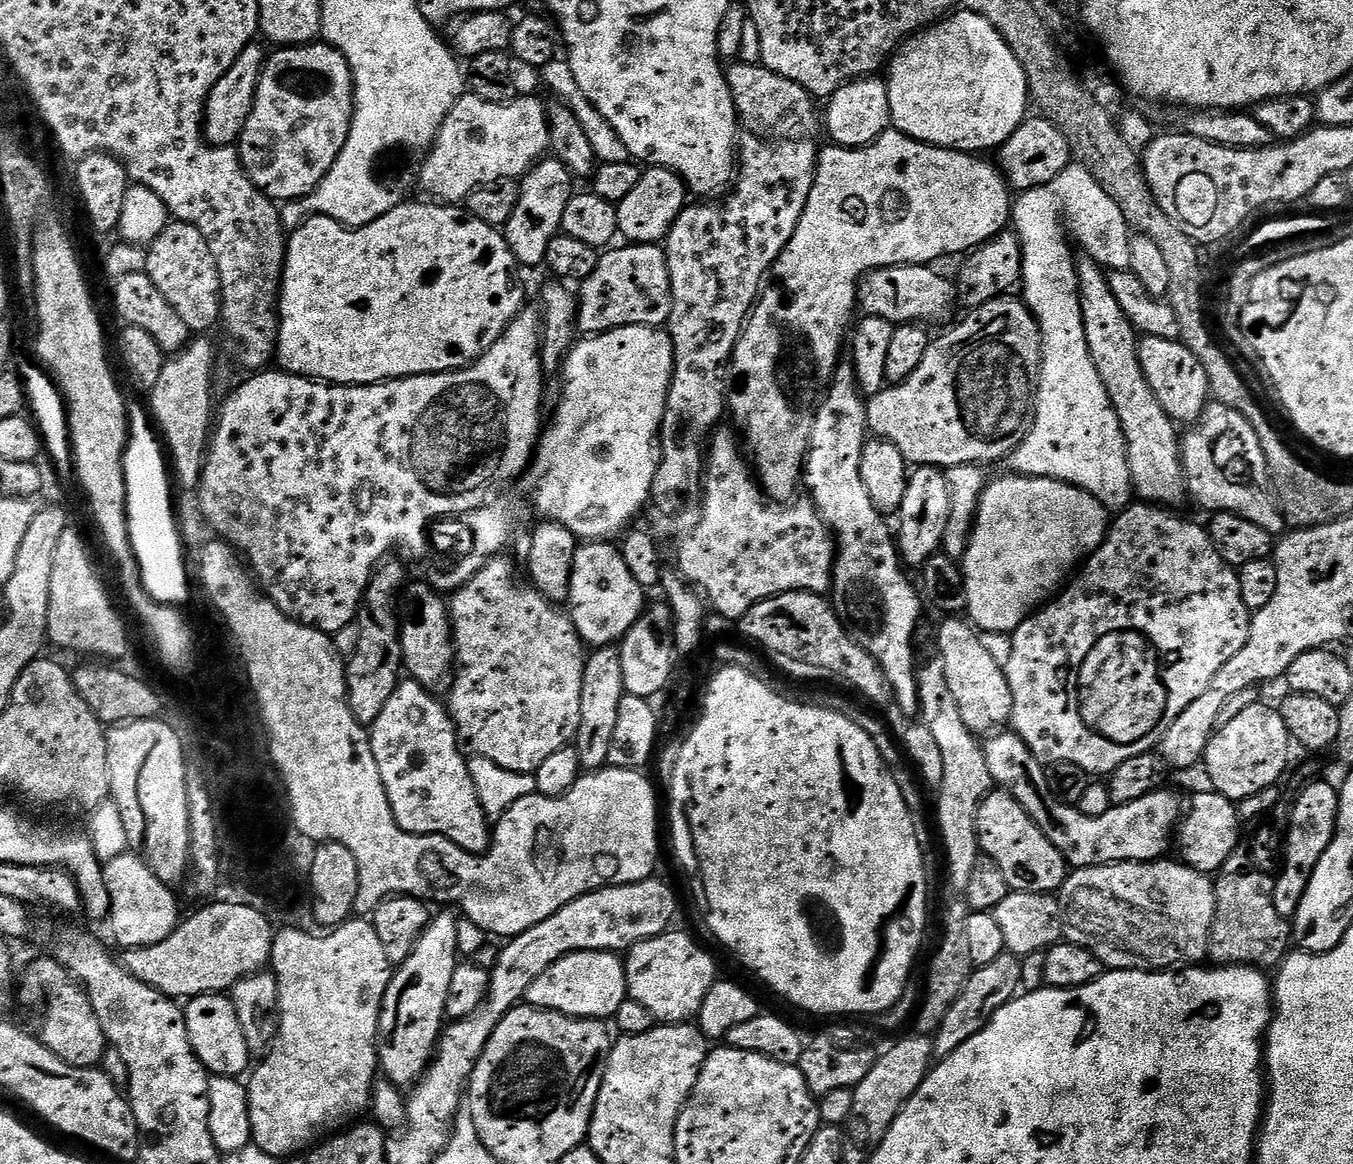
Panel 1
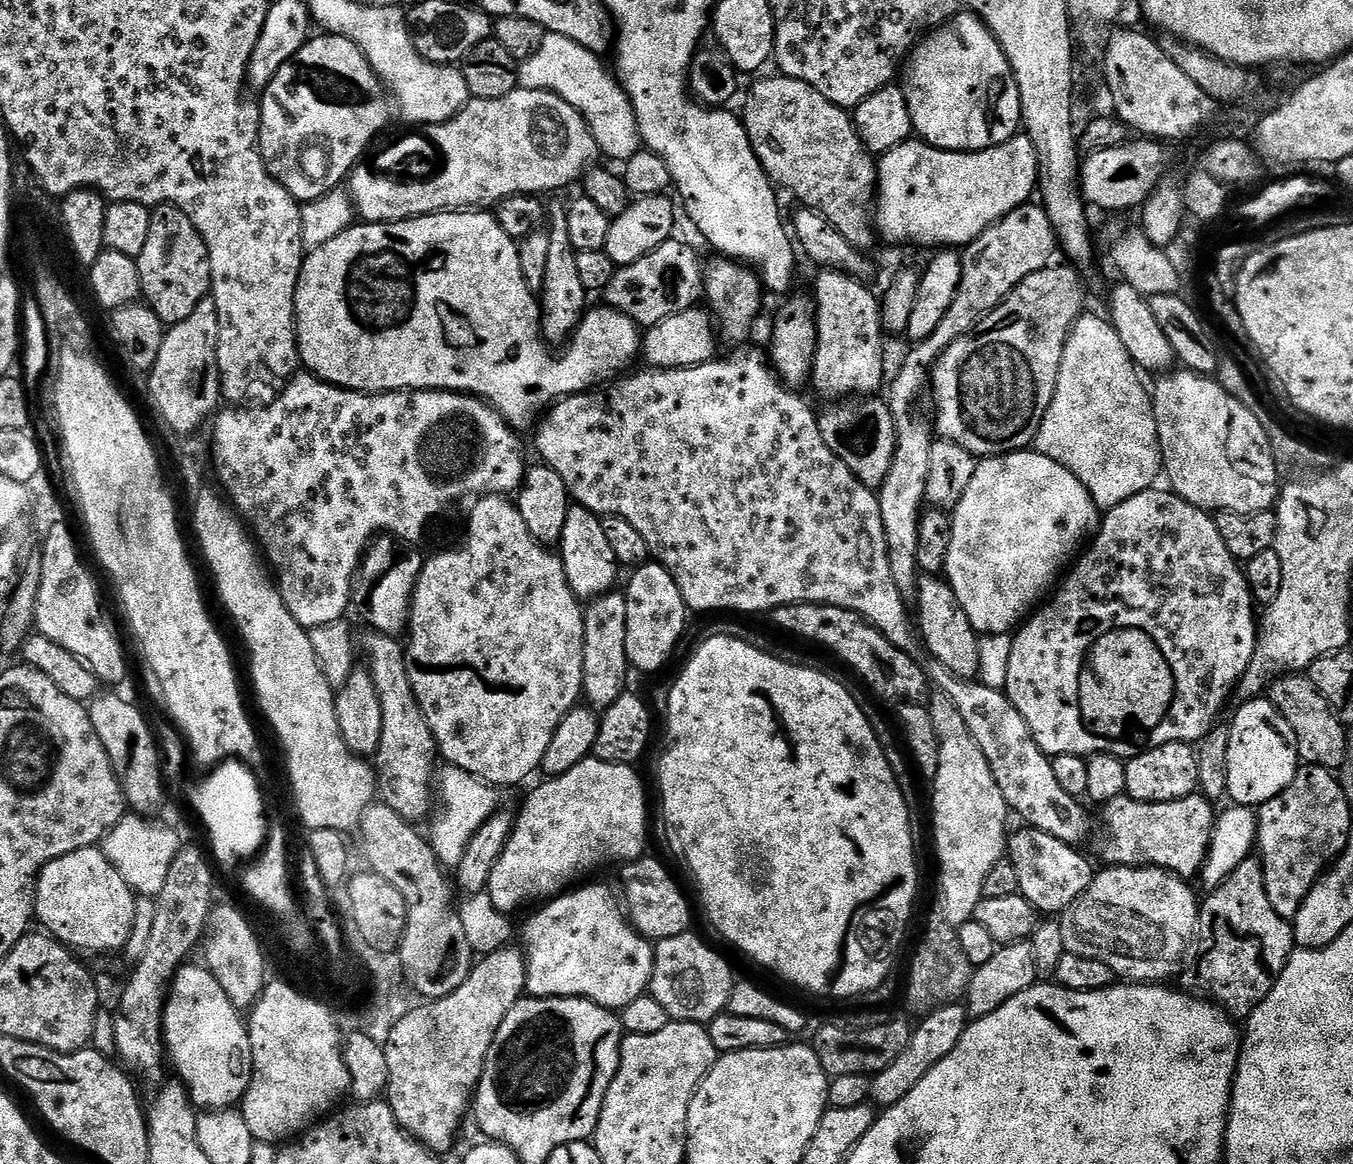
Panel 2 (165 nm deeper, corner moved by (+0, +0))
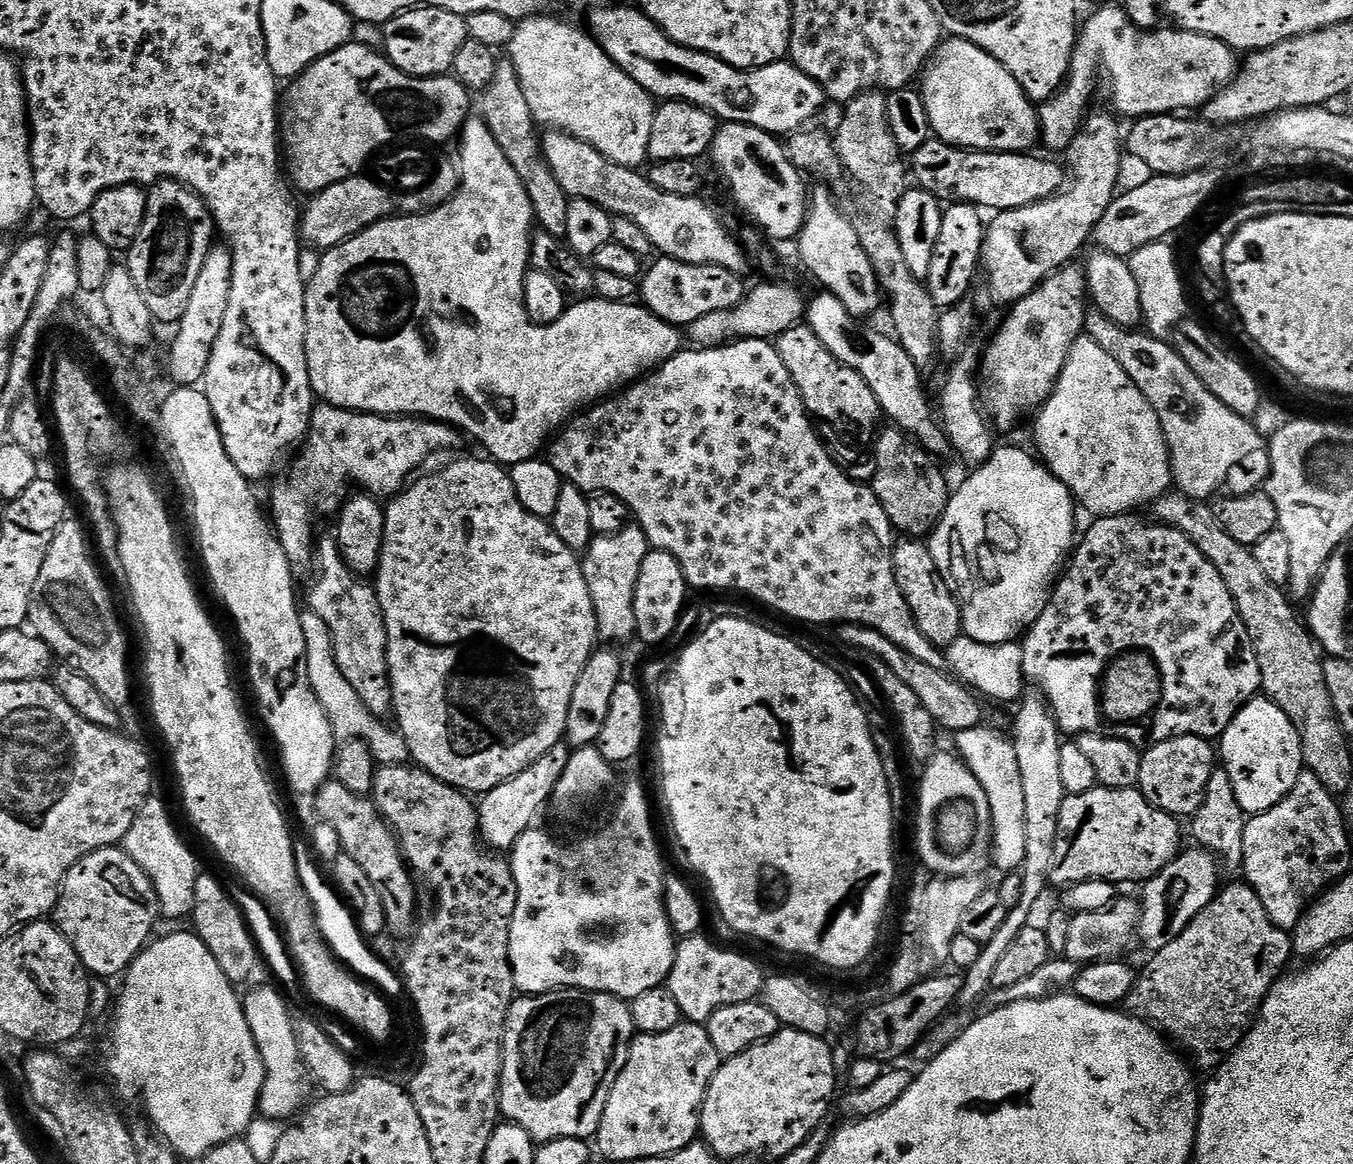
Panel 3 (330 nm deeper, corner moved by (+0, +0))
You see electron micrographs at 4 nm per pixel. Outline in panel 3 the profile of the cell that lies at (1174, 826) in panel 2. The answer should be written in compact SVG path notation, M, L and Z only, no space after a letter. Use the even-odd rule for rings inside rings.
M1097 786L1086 794L1065 795L1048 883L1071 886L1087 880L1109 880L1123 886L1127 880L1148 881L1181 853L1180 824L1177 817L1154 807L1139 787Z

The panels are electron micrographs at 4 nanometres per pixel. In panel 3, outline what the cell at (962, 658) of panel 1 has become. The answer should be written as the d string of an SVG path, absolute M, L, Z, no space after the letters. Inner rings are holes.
M904 538L901 541L892 549L892 565L902 598L906 598L906 606L910 606L914 622L918 622L918 630L930 638L935 648L947 650L962 634L958 602L942 578L927 543L920 538Z

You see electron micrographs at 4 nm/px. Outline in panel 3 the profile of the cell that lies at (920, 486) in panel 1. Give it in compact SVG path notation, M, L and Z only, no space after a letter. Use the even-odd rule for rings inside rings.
M965 347L959 353L961 356L953 362L952 369L948 372L948 381L945 382L944 389L940 392L938 416L942 421L944 432L948 435L951 451L957 452L966 463L972 464L971 466L979 466L991 458L994 451L993 429L982 411L982 400L978 395L978 352L967 348Z

